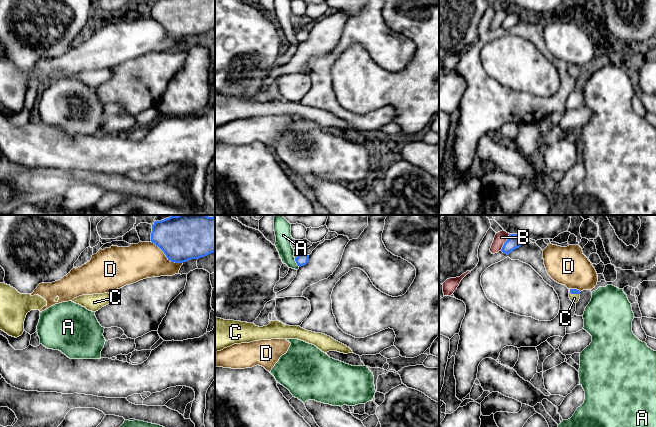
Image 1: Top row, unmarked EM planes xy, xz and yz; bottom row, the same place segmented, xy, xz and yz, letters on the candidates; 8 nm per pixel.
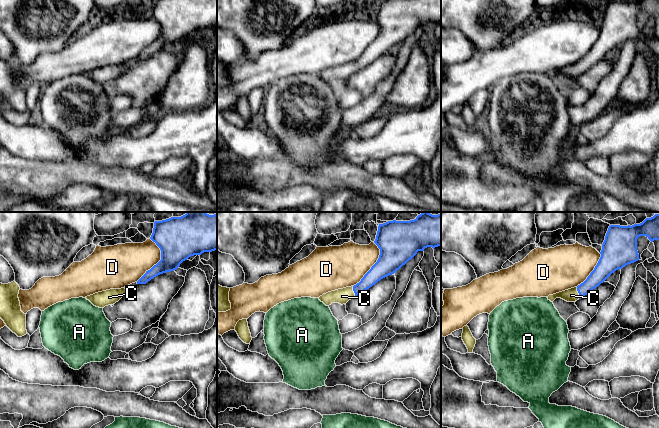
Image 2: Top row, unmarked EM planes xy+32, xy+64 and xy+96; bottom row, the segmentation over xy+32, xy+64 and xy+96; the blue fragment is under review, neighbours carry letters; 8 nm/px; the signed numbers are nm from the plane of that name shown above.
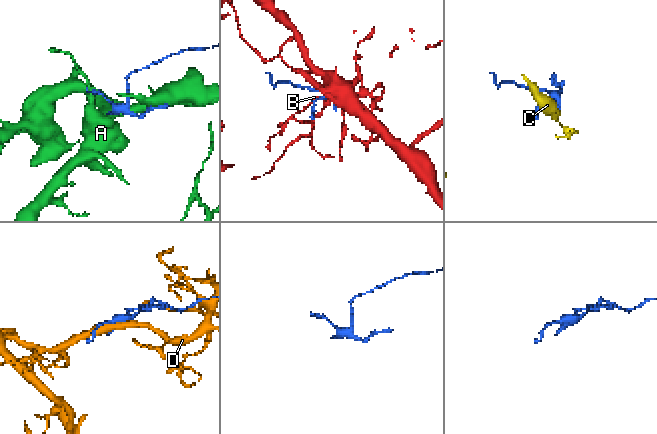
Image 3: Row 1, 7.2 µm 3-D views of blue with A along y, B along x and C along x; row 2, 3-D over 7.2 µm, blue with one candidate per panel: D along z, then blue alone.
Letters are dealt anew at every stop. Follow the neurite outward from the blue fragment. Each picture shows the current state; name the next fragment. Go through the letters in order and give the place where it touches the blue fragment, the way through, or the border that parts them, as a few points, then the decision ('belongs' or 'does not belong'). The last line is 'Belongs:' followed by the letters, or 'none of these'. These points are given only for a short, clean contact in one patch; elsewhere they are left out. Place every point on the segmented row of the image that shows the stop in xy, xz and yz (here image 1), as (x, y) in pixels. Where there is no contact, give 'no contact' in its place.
A: xz (296, 262) | does not belong
B: yz (505, 242) | does not belong
C: yz (573, 293) | across yz (573, 291), (573, 293), (574, 298) | belongs
D: xy (166, 256) | does not belong
Belongs: C

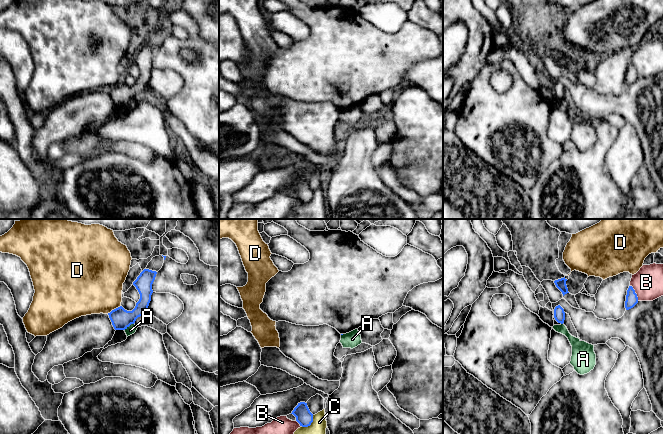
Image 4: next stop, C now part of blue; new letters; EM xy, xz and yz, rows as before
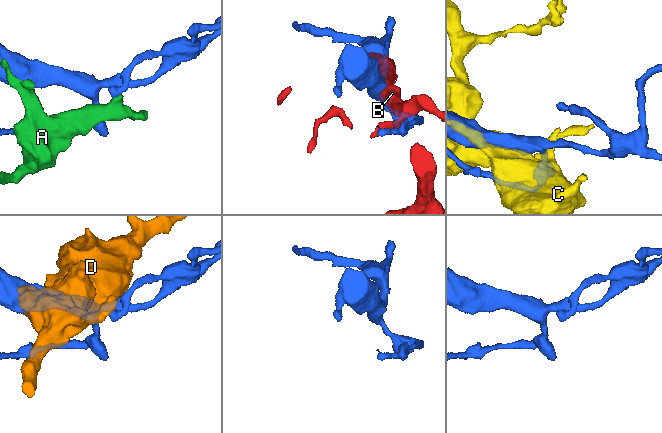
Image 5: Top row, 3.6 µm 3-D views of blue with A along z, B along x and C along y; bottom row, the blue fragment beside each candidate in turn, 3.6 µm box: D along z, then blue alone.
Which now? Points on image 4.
A: xy (128, 326) | along xy (133, 323), (124, 330) | does not belong
B: yz (635, 293) | does not belong
C: xz (310, 424) | does not belong
D: xy (114, 309) | does not belong
Belongs: none of these

